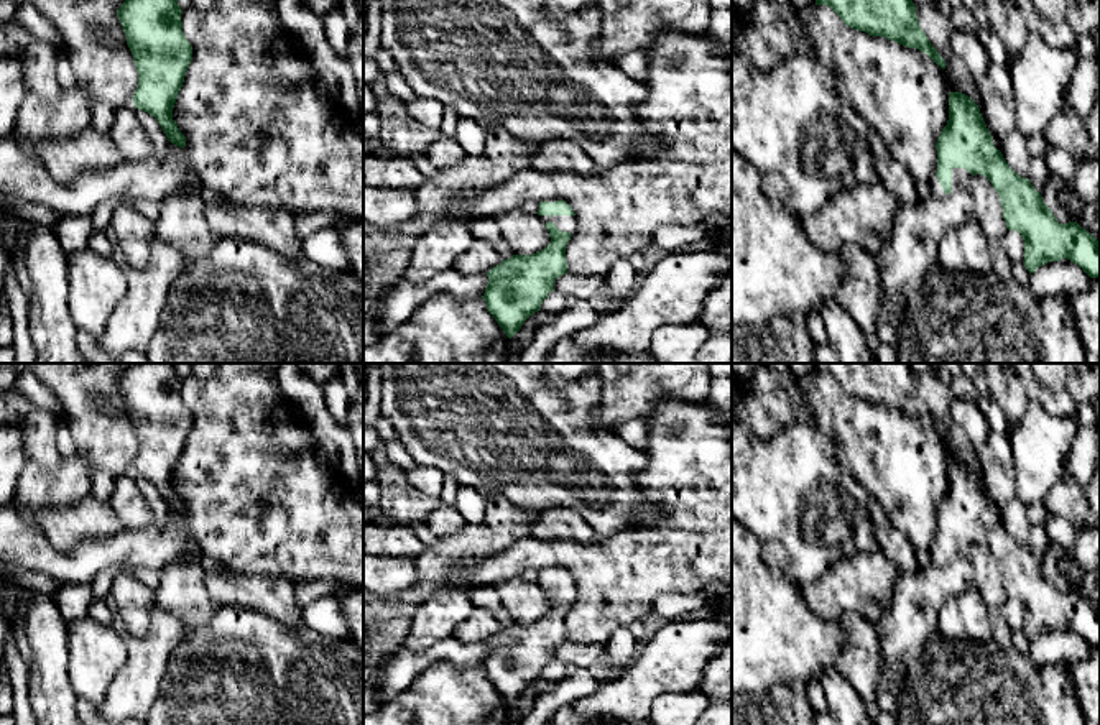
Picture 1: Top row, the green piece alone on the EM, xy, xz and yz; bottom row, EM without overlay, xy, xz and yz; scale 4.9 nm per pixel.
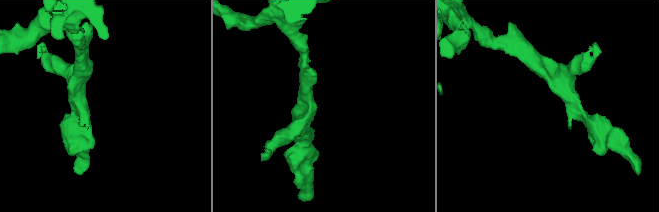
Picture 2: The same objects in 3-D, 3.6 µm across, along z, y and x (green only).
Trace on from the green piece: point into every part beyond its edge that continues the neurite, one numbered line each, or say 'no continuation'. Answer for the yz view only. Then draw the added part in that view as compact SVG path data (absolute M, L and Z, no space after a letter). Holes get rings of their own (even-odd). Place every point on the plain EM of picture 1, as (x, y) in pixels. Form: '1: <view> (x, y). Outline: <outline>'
1: yz (905, 628). Outline: M954 536L952 561L945 562L934 543L931 562L916 574L898 579L891 603L876 621L883 664L873 702L878 709L873 725L899 725L901 694L909 666L936 633L944 602L973 585L972 546L967 538Z

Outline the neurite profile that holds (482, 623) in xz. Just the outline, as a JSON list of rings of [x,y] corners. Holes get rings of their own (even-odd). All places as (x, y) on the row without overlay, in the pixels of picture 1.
[[[474,607],[470,616],[455,626],[451,636],[462,643],[482,643],[501,630],[503,625],[497,620],[495,612]]]

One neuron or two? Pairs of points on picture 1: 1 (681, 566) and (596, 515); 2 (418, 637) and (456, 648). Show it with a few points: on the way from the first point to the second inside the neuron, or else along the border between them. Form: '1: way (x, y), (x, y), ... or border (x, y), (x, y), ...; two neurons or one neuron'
1: border (658, 512), (655, 518), (637, 521), (623, 530); two neurons
2: border (449, 635), (423, 650), (408, 650), (405, 646); two neurons

